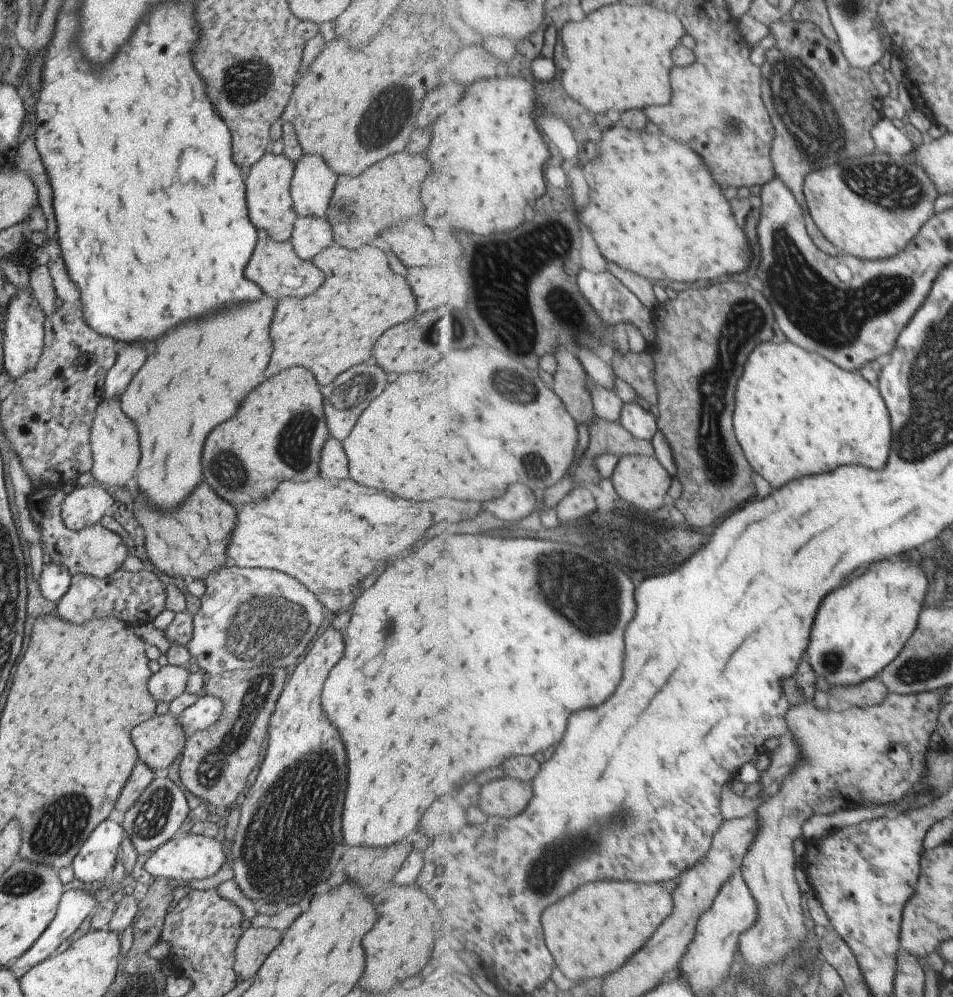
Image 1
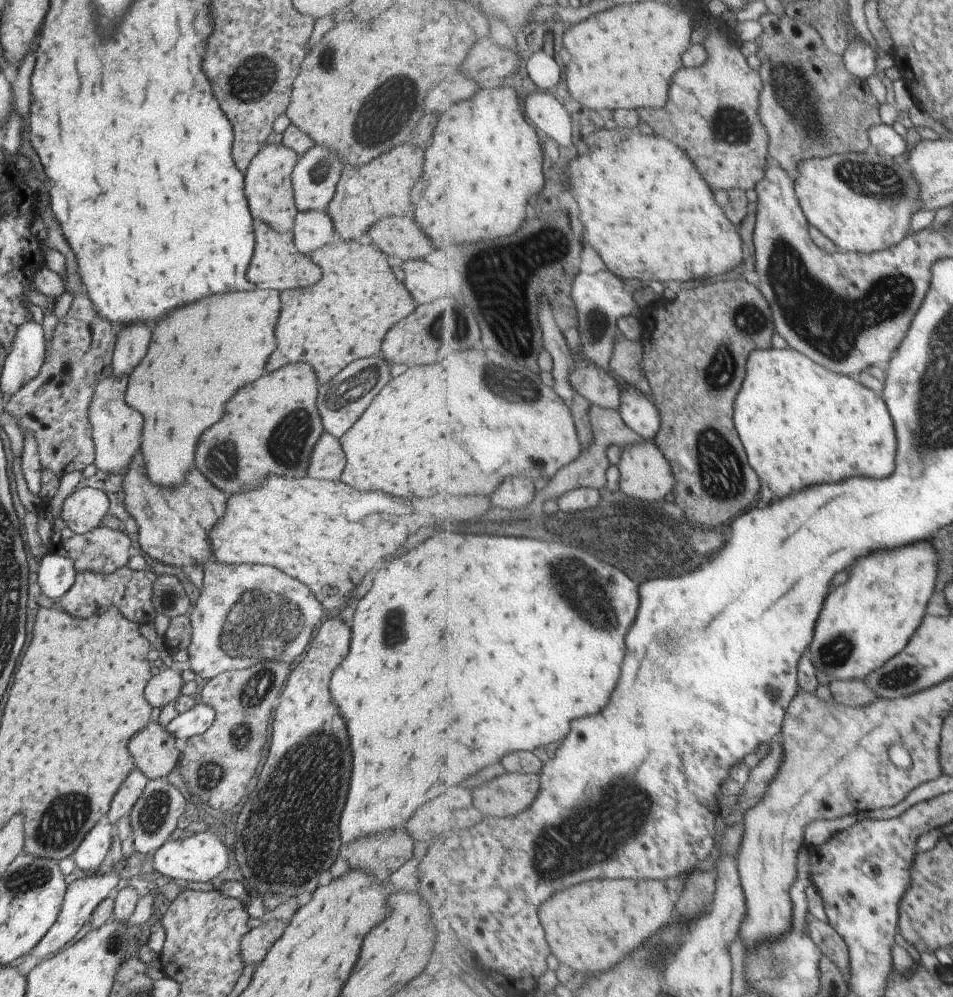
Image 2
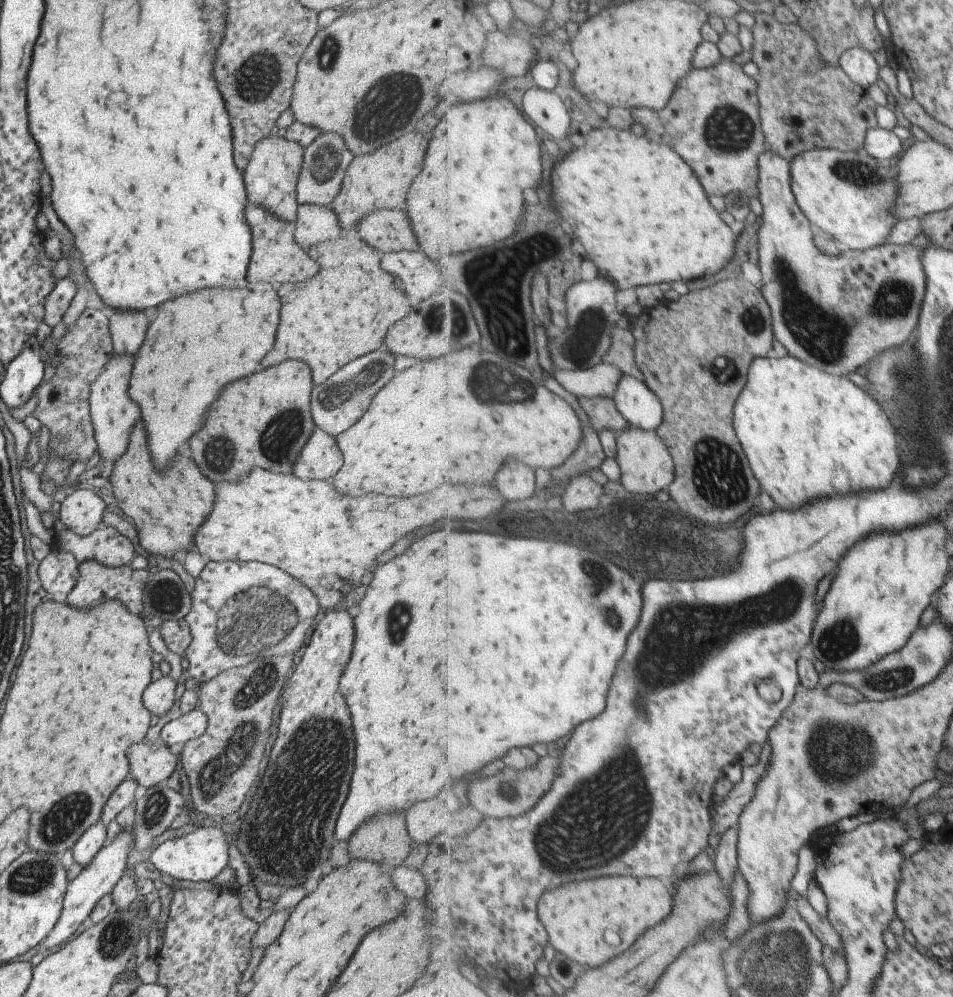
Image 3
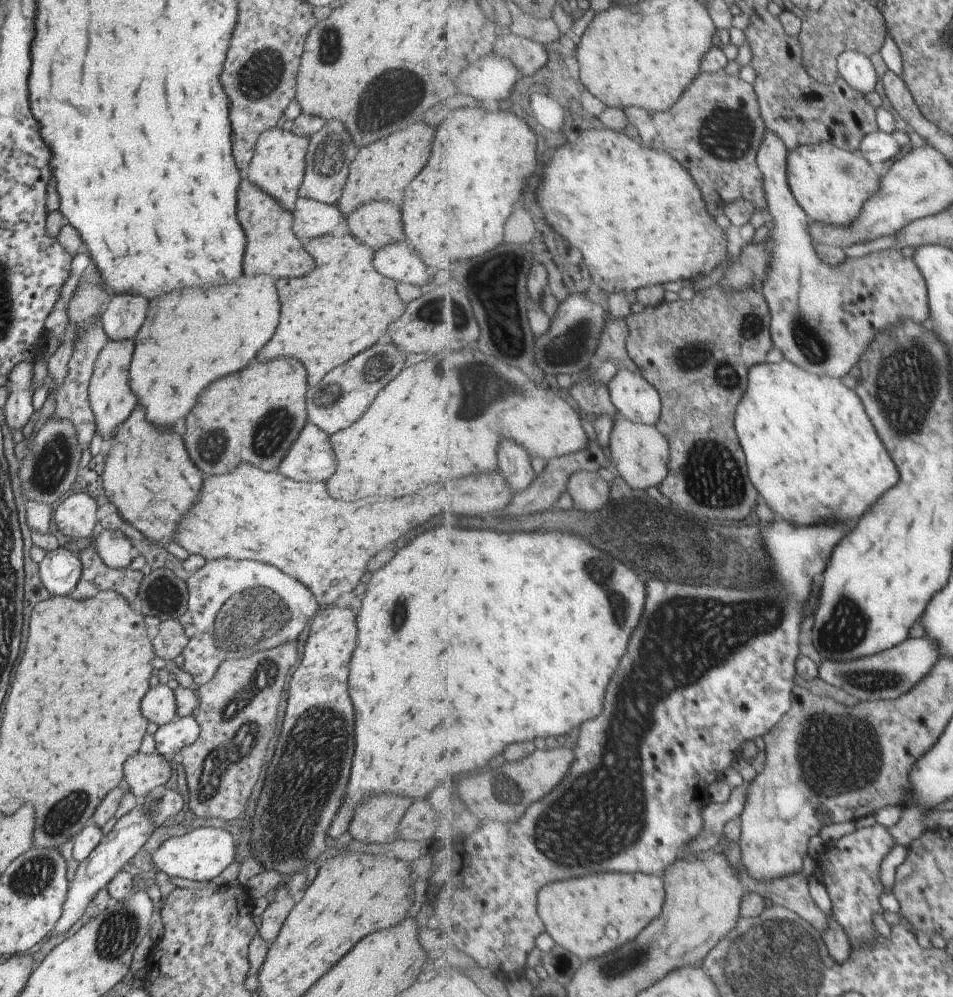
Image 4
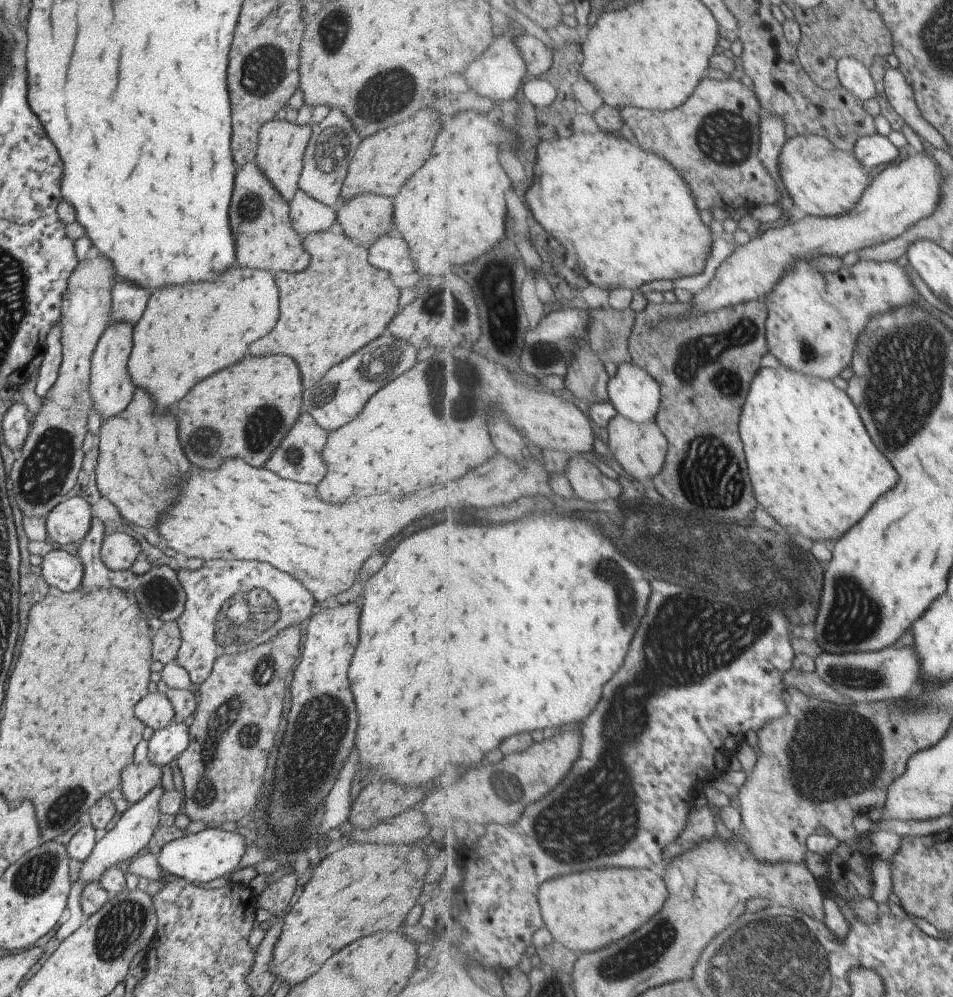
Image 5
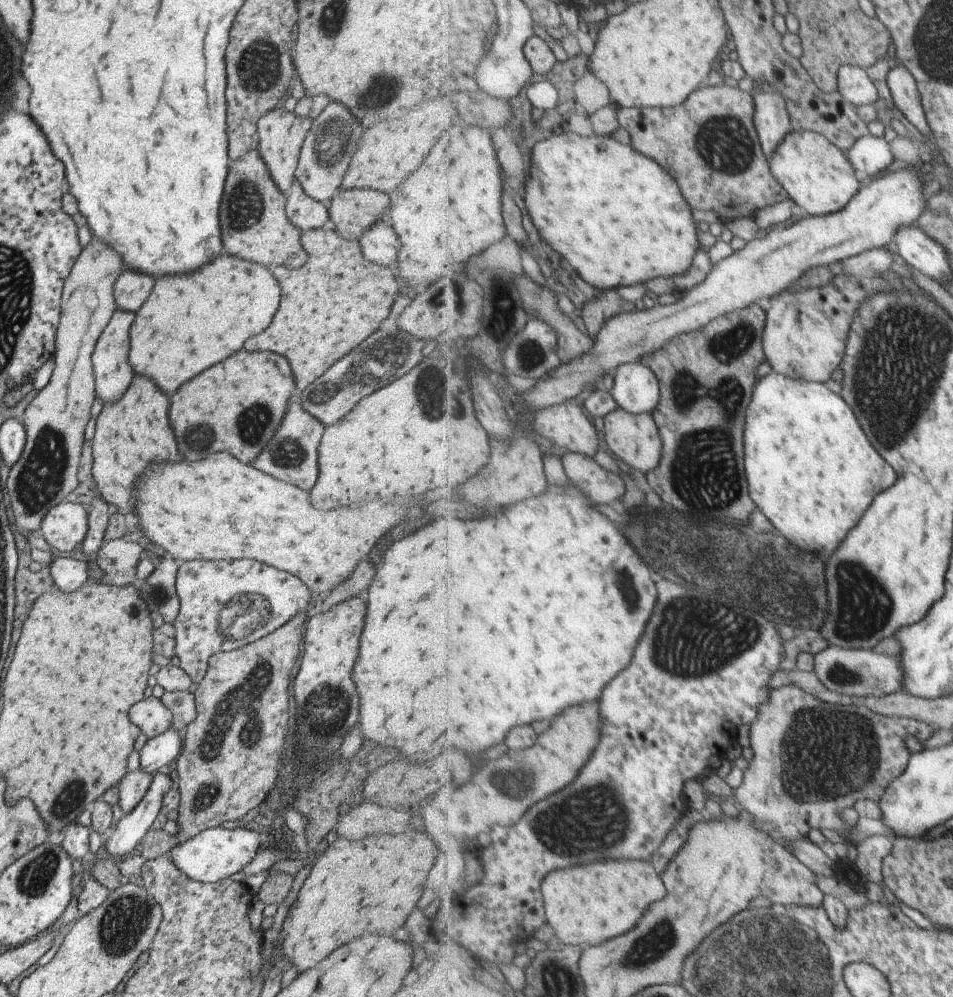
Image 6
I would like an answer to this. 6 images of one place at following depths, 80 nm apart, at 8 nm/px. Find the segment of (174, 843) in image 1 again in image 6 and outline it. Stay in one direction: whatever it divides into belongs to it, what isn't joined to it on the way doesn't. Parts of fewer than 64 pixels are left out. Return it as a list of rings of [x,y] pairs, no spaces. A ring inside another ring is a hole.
[[[213,827],[199,832],[173,847],[167,856],[173,864],[193,880],[214,883],[240,871],[256,853],[259,845],[259,833],[242,828],[225,829]],[[245,858],[245,862],[243,862]]]

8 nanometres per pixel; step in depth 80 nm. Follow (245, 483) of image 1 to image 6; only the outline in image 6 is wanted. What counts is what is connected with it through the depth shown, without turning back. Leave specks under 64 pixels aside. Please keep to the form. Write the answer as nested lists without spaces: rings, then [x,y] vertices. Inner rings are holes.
[[[239,350],[239,352],[231,354],[229,358],[225,358],[225,360],[217,362],[217,364],[209,366],[207,370],[199,372],[193,380],[183,382],[183,384],[179,386],[179,390],[169,396],[169,408],[171,408],[171,422],[169,422],[169,424],[171,424],[171,430],[173,430],[175,438],[177,438],[177,448],[179,448],[179,452],[185,456],[185,460],[199,460],[199,458],[207,456],[209,452],[227,452],[227,450],[233,448],[233,454],[231,454],[231,456],[233,456],[235,460],[239,460],[239,462],[243,464],[250,464],[250,462],[255,459],[255,456],[259,454],[259,450],[267,444],[267,440],[273,436],[273,432],[275,432],[281,417],[284,415],[289,396],[291,396],[291,394],[298,394],[298,392],[291,392],[291,390],[293,390],[293,380],[291,380],[291,370],[289,370],[287,362],[283,360],[283,356],[277,356],[277,354],[271,354],[271,352],[245,352],[245,350]]]

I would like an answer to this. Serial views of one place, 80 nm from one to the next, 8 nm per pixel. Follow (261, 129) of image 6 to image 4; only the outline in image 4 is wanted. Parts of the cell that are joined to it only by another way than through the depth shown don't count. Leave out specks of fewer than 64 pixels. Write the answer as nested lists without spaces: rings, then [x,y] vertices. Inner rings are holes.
[[[271,127],[264,130],[254,144],[253,156],[247,170],[247,178],[262,191],[270,194],[283,208],[293,210],[298,197],[298,188],[304,173],[304,156],[308,137],[291,131]]]

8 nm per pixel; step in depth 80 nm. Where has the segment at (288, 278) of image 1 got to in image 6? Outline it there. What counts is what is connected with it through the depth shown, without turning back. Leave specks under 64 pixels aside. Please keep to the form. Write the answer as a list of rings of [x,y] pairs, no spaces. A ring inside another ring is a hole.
[[[249,150],[241,158],[229,162],[227,178],[223,184],[223,196],[219,202],[219,228],[221,228],[221,246],[229,254],[239,254],[237,258],[253,260],[261,266],[287,266],[299,268],[305,260],[305,252],[299,244],[299,230],[291,226],[283,218],[285,193],[281,192],[268,173],[265,163],[261,160],[258,150]],[[261,206],[261,220],[249,222],[247,230],[237,234],[237,208]]]

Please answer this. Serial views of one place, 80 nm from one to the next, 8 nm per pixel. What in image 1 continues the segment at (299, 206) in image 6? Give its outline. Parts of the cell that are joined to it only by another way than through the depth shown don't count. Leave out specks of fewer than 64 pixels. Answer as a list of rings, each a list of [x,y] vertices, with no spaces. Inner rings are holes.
[[[296,215],[289,241],[299,258],[311,260],[319,250],[327,248],[333,242],[333,238],[325,218]]]

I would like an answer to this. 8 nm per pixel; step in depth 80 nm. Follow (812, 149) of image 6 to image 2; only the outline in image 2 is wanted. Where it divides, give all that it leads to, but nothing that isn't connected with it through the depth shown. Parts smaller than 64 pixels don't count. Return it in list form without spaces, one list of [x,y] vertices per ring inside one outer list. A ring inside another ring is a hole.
[[[832,154],[802,160],[796,170],[794,187],[803,212],[841,250],[869,254],[894,247],[909,236],[911,216],[920,211],[920,188],[905,156]]]

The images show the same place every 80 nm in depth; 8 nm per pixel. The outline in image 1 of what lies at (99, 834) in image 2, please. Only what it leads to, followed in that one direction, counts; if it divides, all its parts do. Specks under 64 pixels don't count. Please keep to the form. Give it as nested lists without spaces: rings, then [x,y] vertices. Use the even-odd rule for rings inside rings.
[[[105,819],[97,824],[71,861],[73,878],[83,884],[103,882],[113,867],[122,836],[122,828],[114,821]]]

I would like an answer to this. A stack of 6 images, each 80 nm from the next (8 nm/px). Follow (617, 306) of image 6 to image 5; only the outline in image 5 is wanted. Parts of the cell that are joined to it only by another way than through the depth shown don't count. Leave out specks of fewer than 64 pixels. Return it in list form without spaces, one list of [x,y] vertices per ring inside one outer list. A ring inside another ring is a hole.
[[[612,307],[588,311],[591,318],[588,336],[592,352],[597,353],[603,362],[614,362],[616,365],[631,363],[627,340],[639,312],[631,308],[618,310]]]

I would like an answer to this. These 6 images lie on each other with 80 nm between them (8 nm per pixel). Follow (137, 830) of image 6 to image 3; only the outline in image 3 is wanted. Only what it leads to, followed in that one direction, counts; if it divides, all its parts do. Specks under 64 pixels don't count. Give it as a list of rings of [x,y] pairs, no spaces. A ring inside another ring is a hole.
[[[120,829],[112,840],[108,840],[99,848],[98,852],[91,858],[91,862],[81,867],[80,872],[66,884],[66,891],[62,898],[62,909],[58,916],[55,926],[49,931],[49,934],[40,942],[39,947],[57,948],[71,938],[71,934],[77,930],[77,926],[88,918],[93,905],[103,896],[109,894],[112,886],[119,880],[119,877],[125,873],[125,858],[127,852],[134,846],[134,832],[131,829],[126,831]]]

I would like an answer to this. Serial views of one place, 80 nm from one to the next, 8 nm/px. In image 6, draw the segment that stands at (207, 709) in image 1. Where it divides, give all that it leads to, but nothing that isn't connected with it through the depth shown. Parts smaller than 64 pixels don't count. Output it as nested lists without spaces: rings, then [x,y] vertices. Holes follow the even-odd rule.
[[[171,727],[165,732],[147,739],[140,749],[139,766],[141,772],[153,775],[167,766],[178,755],[181,742],[177,730]]]

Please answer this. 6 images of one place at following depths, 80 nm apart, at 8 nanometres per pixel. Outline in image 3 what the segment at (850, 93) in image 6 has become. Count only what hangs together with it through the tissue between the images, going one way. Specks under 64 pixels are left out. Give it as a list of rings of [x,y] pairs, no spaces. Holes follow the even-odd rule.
[[[861,48],[847,50],[839,58],[839,66],[854,80],[861,89],[868,89],[875,83],[880,83],[879,64],[873,59],[869,51]]]

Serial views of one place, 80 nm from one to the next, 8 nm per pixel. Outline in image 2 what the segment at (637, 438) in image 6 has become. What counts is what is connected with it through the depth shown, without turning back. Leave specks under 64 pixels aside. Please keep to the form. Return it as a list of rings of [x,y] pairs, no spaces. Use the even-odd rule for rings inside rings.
[[[645,439],[640,443],[623,446],[622,457],[617,466],[621,474],[619,489],[627,496],[647,502],[671,499],[671,492],[676,485],[676,476],[671,463],[659,450],[654,439]]]

